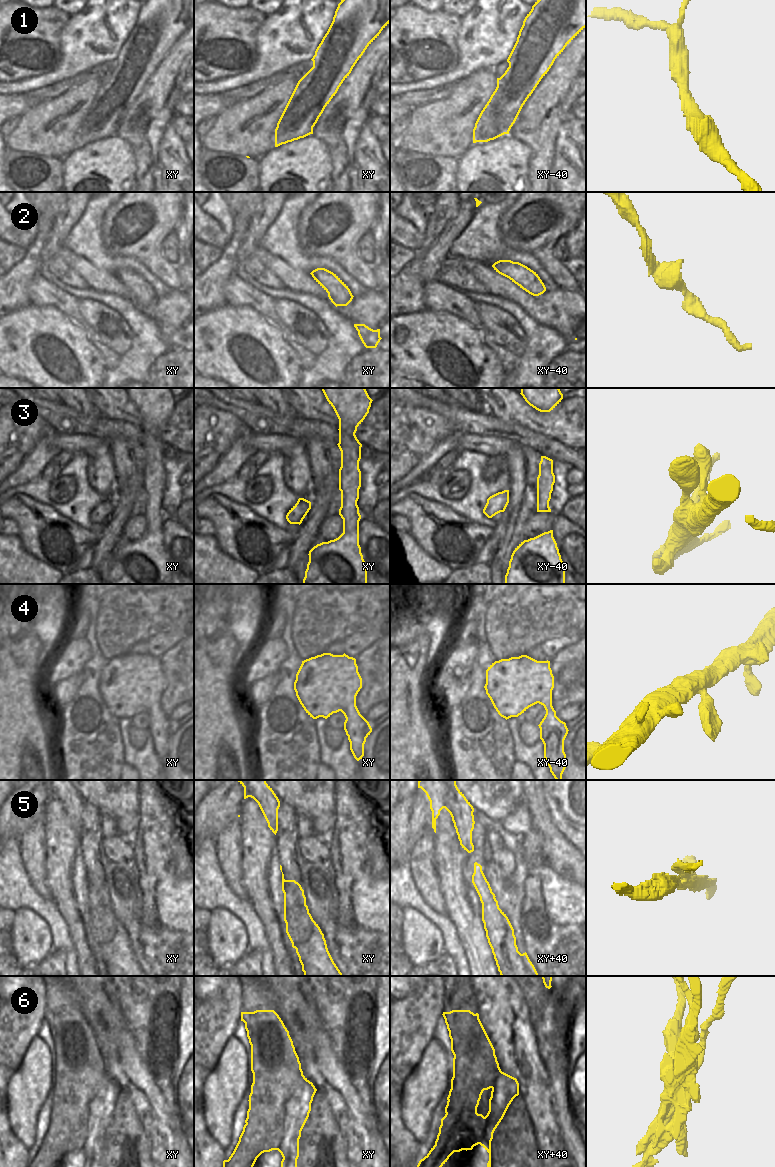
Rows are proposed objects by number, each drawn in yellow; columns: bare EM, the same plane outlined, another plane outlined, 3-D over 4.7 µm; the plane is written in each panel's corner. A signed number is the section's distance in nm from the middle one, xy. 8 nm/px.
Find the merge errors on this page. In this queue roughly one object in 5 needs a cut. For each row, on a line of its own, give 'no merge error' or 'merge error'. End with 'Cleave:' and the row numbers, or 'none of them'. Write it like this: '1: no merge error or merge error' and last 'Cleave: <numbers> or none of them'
1: no merge error
2: no merge error
3: no merge error
4: no merge error
5: merge error
6: merge error
Cleave: 5, 6

